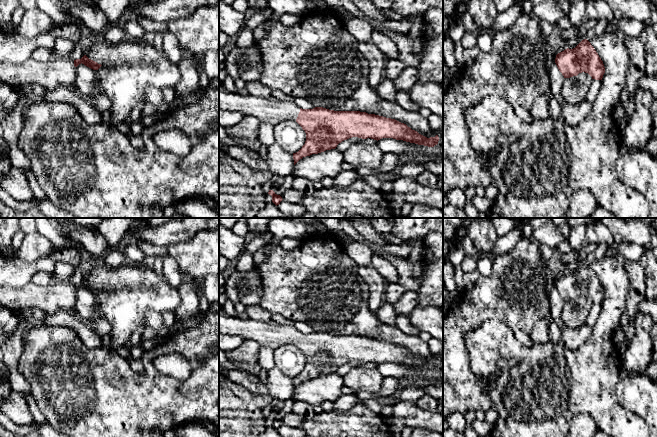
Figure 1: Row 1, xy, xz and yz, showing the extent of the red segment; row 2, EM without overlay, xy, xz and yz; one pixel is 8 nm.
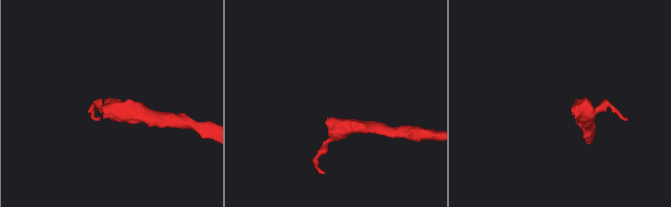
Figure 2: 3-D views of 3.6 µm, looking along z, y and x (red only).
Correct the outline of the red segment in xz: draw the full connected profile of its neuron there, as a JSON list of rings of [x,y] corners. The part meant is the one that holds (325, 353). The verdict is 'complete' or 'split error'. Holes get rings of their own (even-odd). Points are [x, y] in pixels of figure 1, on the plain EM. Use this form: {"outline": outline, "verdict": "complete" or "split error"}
{"outline": [[[219,307],[219,333],[241,336],[245,340],[254,340],[261,347],[269,347],[273,350],[285,344],[296,345],[305,355],[306,365],[298,376],[293,377],[294,389],[303,381],[335,373],[339,367],[352,361],[371,362],[377,365],[382,362],[393,362],[428,371],[434,371],[439,365],[438,359],[427,362],[395,343],[360,335],[334,335],[323,331],[302,333],[294,325],[286,326],[273,321],[260,322],[232,317],[227,315],[222,307]]], "verdict": "split error"}

